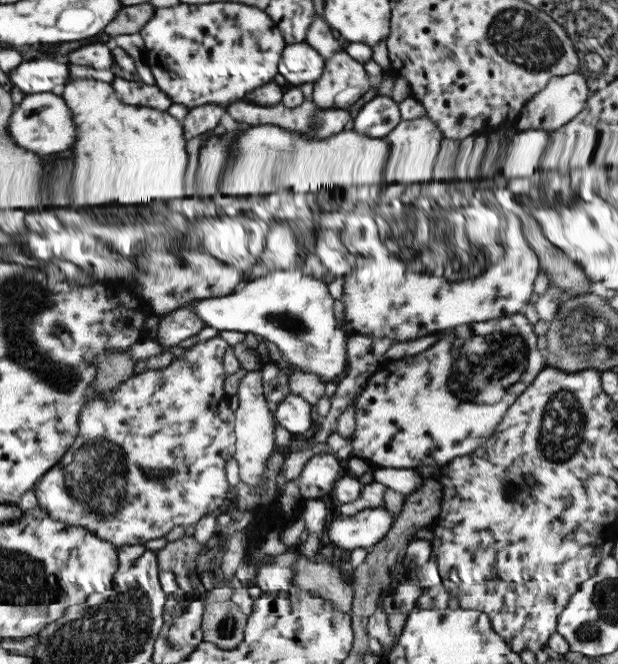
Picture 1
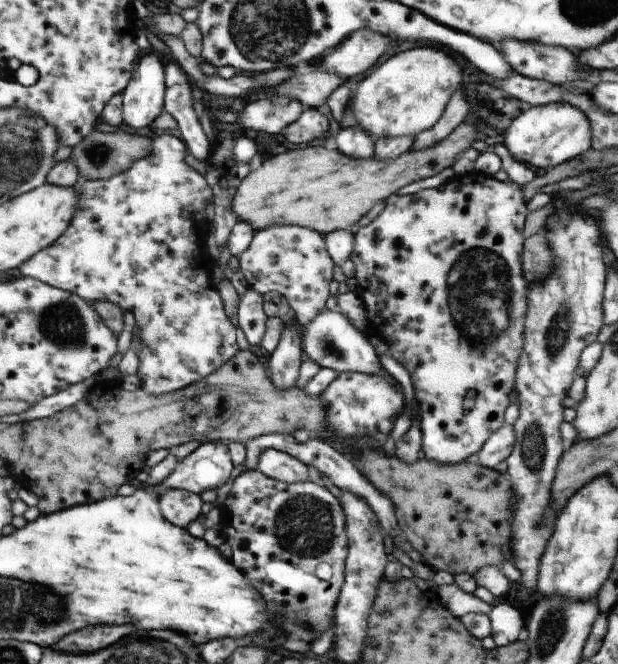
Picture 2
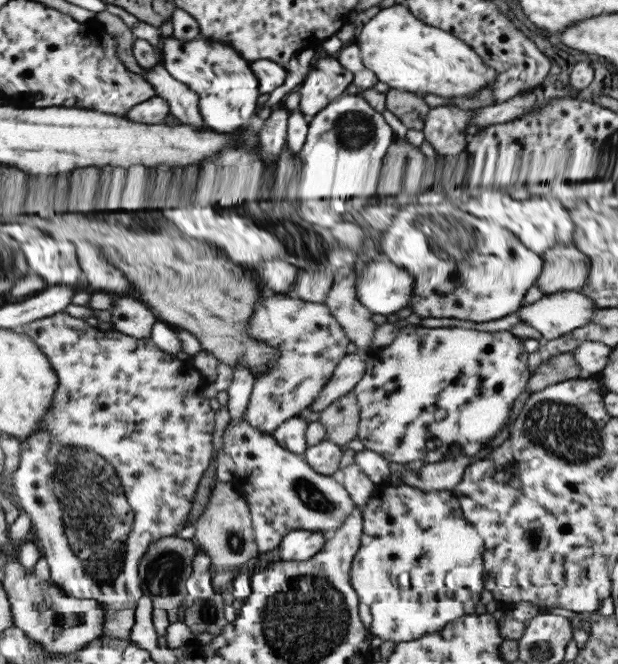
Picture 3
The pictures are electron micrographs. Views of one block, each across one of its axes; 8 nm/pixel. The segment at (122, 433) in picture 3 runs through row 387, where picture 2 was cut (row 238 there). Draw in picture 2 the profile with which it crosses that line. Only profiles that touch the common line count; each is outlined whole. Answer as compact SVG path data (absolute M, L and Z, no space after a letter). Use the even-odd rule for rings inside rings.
M168 131L152 132L151 152L149 156L135 160L127 170L111 176L106 179L80 179L74 186L77 188L77 208L69 221L69 226L57 237L48 247L35 252L29 260L19 264L17 270L21 277L31 277L48 284L49 286L76 294L85 302L110 302L119 306L122 311L131 312L137 326L137 378L139 378L140 389L145 394L167 394L189 386L190 384L203 380L217 368L223 366L227 360L237 354L238 346L236 344L235 327L229 322L229 319L223 312L223 304L216 290L216 284L213 282L213 266L216 261L207 253L205 247L205 236L209 222L205 218L205 209L212 199L212 190L209 188L204 176L199 174L193 168L183 162L183 157L187 154L184 143Z

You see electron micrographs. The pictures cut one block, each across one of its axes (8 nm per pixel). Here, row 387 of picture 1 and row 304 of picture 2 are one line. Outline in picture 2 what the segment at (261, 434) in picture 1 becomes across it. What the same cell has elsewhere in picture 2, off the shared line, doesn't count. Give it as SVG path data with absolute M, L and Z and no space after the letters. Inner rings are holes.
M247 287L238 298L237 326L248 344L259 344L264 333L266 316L261 309L261 296L253 288Z

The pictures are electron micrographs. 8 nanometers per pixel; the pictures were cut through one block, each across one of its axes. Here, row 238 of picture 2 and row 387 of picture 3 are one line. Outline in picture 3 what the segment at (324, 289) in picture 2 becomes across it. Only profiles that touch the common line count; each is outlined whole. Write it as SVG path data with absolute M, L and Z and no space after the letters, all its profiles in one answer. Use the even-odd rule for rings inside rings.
M267 292L261 293L260 299L256 300L256 306L248 320L248 335L276 350L272 363L254 378L244 414L245 422L258 431L271 435L279 424L301 414L302 410L306 410L317 399L319 391L331 378L335 366L346 355L345 346L349 340L323 303L301 300L293 294Z

